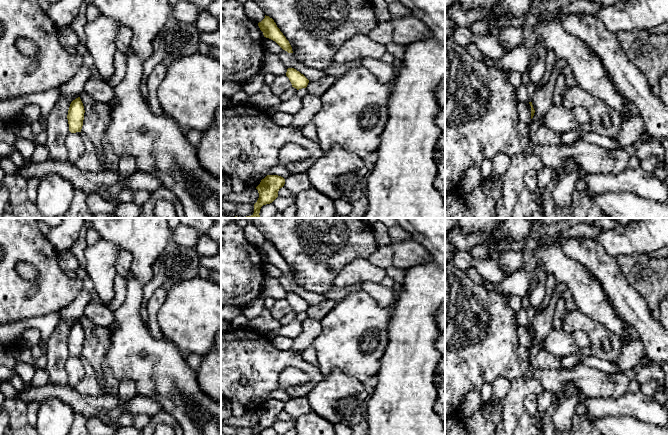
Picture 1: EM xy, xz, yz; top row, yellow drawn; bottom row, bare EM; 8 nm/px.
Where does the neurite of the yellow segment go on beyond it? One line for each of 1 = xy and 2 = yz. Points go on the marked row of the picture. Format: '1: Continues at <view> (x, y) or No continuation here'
1: No continuation here
2: No continuation here

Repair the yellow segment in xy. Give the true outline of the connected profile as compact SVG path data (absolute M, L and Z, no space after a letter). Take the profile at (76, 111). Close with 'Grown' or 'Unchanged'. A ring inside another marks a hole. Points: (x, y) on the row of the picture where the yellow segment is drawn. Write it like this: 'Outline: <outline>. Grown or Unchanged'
Outline: M80 97L73 100L68 110L68 124L71 133L81 132L84 120L84 106Z. Unchanged

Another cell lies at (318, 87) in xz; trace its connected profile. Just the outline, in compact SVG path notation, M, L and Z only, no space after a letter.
M330 75L319 80L309 81L306 87L307 94L321 97L336 81L337 78Z

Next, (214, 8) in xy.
M214 0L206 9L213 16L221 18L221 0Z

